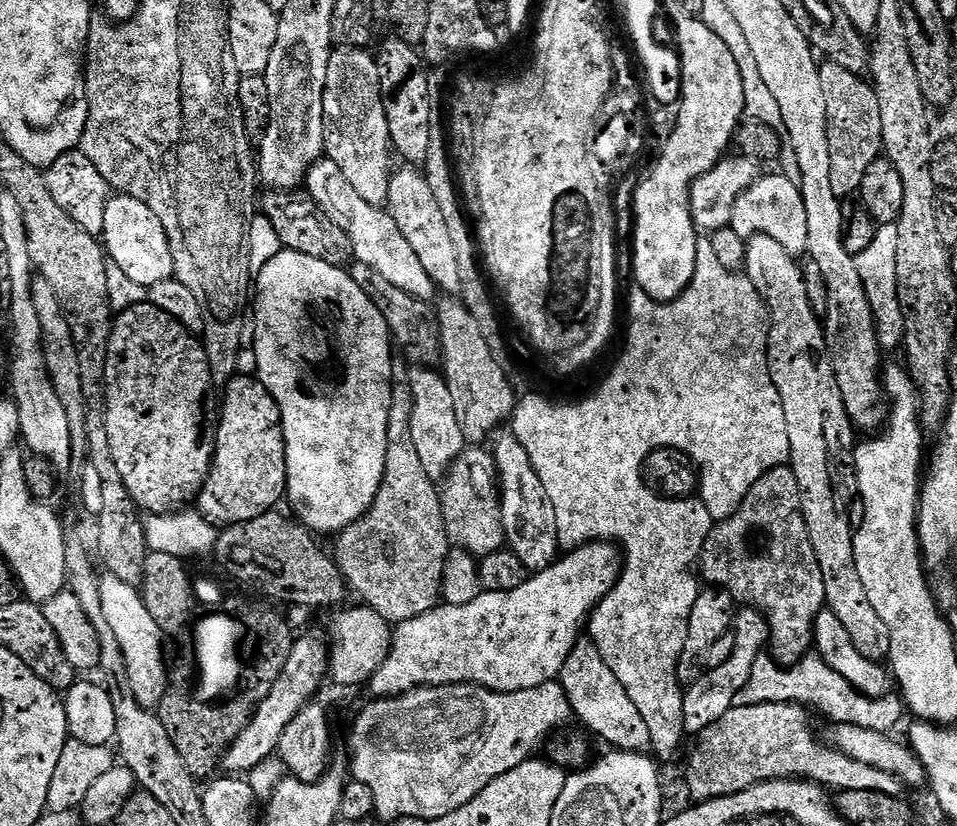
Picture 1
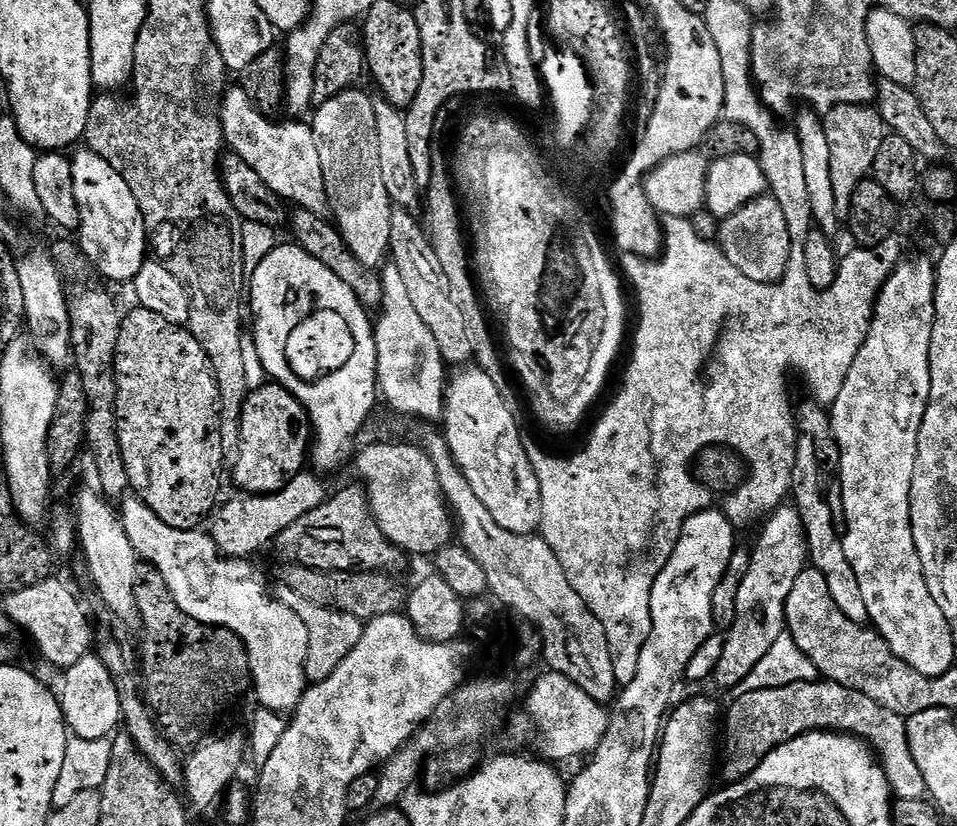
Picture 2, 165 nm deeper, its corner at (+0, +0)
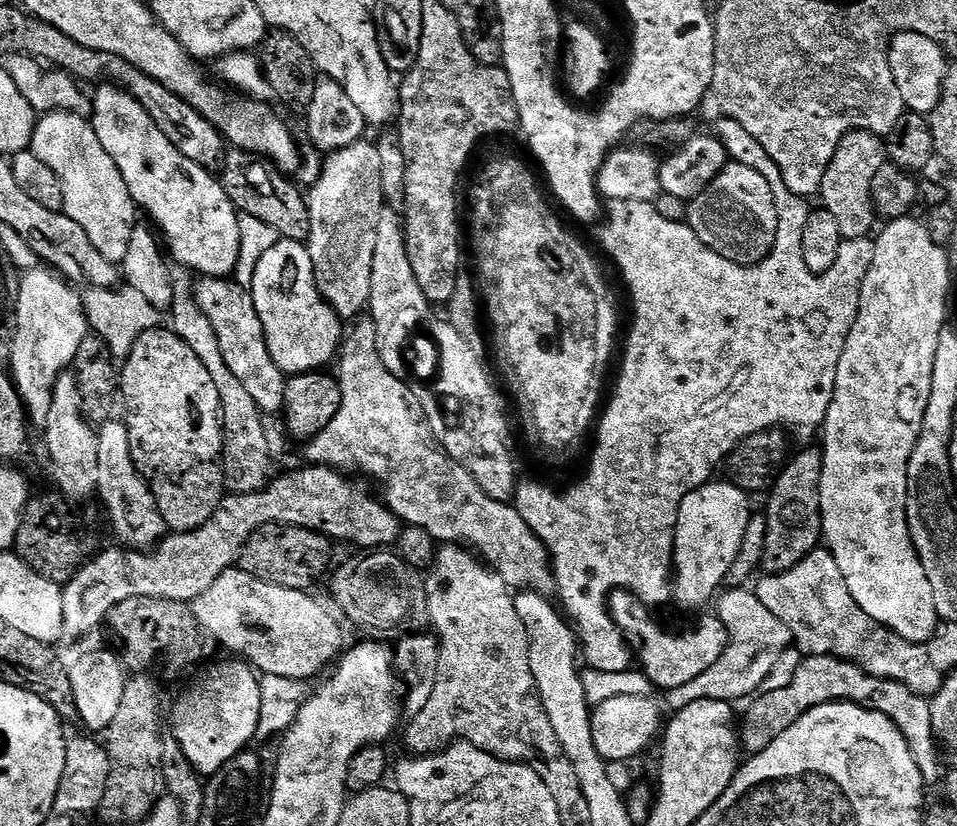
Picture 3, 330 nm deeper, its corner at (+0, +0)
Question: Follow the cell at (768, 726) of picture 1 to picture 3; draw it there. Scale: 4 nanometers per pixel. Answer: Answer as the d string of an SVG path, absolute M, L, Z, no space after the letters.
M809 656L801 659L798 674L786 686L769 692L761 691L752 701L752 705L744 713L738 724L738 735L743 751L755 754L766 750L778 734L786 734L802 714L823 704L847 702L858 704L871 712L880 712L890 720L908 744L912 758L917 763L925 781L941 779L940 762L936 758L938 739L931 726L931 706L925 697L911 692L893 680L882 680L877 676L868 676L855 664L839 660L836 656Z

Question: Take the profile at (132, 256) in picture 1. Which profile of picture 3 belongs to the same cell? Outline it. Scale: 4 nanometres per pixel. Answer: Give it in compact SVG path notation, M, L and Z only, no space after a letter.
M69 112L41 115L33 130L30 150L58 176L64 199L62 211L86 230L86 238L94 242L94 250L98 250L102 258L117 266L123 265L130 234L138 224L138 209L118 166L114 166L114 158L102 150L102 142L98 142L91 123Z

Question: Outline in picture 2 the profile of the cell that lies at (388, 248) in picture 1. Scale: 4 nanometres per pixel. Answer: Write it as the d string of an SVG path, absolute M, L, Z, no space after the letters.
M239 86L231 88L223 93L218 104L220 125L224 131L227 147L238 158L242 158L242 162L246 162L246 166L250 166L254 174L258 174L258 178L262 178L262 182L266 182L266 186L270 186L270 190L274 190L274 194L278 194L281 200L285 202L293 200L296 208L305 208L314 214L324 216L329 211L328 195L322 174L322 162L318 162L318 142L314 142L311 123L275 124L277 122L275 119L264 116L256 109L243 88Z

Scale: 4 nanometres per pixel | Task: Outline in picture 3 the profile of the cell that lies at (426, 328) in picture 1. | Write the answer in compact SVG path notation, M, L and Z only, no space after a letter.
M232 150L225 155L222 161L224 173L219 173L218 179L226 190L230 202L237 212L250 214L250 218L259 218L266 222L270 230L274 230L281 238L286 240L307 241L310 230L310 214L305 193L291 184L287 175L273 170L271 167L263 168L263 163L254 162L247 152Z

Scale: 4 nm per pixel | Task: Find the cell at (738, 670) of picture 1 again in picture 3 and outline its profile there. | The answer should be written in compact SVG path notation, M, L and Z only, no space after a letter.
M819 447L808 448L791 457L780 469L775 484L767 493L768 512L766 519L766 542L762 554L762 568L765 573L785 572L806 554L817 548L822 540L820 527L820 471L822 470L823 451Z

